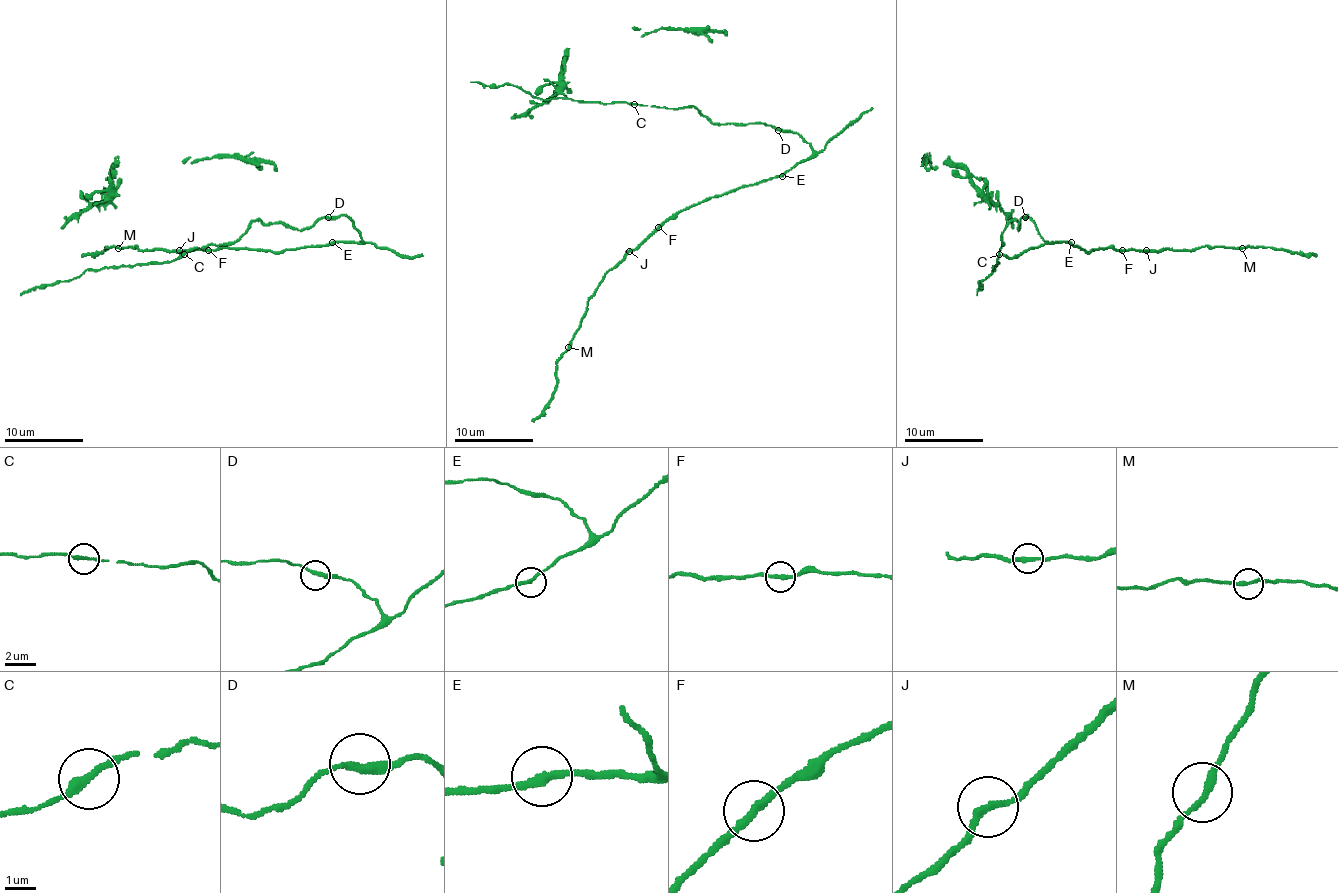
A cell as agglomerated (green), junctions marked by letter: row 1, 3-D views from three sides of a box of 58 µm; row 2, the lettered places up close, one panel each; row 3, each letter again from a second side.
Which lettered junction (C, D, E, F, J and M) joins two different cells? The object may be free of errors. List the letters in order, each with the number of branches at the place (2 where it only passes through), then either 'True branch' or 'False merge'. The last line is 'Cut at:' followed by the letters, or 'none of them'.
C: Branches: 2. True branch
D: Branches: 2. True branch
E: Branches: 2. True branch
F: Branches: 2. True branch
J: Branches: 2. True branch
M: Branches: 2. True branch
Cut at: none of them

